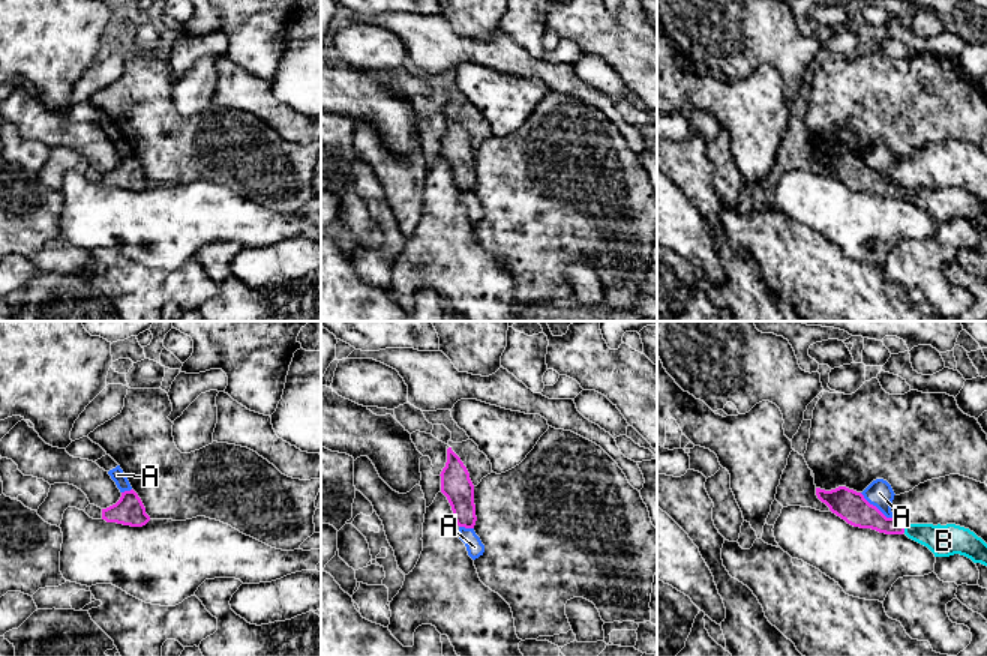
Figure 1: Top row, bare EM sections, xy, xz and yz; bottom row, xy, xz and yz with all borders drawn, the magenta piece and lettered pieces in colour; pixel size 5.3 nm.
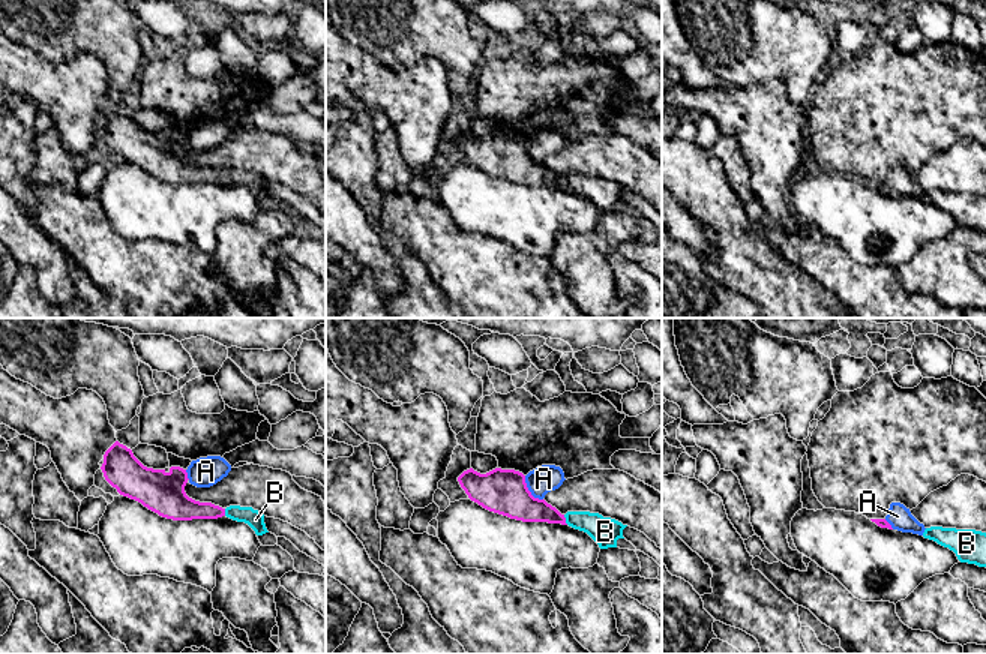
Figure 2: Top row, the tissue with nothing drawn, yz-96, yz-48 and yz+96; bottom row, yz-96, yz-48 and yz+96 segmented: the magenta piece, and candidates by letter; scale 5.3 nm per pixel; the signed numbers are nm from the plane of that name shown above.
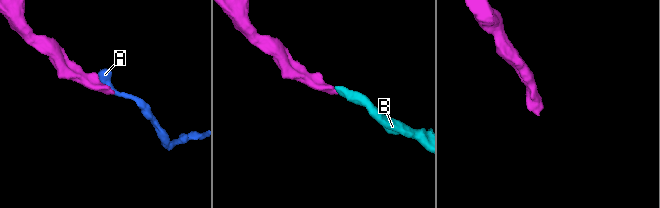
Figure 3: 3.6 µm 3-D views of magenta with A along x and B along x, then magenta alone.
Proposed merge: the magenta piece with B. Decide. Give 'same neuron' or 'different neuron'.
same neuron

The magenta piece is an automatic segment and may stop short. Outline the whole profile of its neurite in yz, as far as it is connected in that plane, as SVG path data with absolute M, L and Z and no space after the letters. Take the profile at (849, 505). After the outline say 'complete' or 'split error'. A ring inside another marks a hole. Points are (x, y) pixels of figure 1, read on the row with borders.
M838 486L831 491L816 488L818 498L832 513L848 524L872 528L885 534L906 534L909 539L927 546L934 557L964 555L974 563L987 566L987 543L969 528L946 524L908 524L886 518L876 506L870 504L861 492Z | split error

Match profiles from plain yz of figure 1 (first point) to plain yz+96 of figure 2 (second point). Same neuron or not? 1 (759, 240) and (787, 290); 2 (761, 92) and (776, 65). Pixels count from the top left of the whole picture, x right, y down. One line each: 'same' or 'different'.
1: different
2: different

